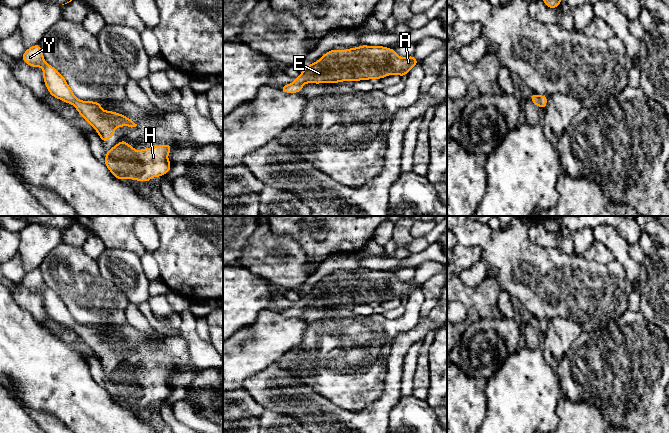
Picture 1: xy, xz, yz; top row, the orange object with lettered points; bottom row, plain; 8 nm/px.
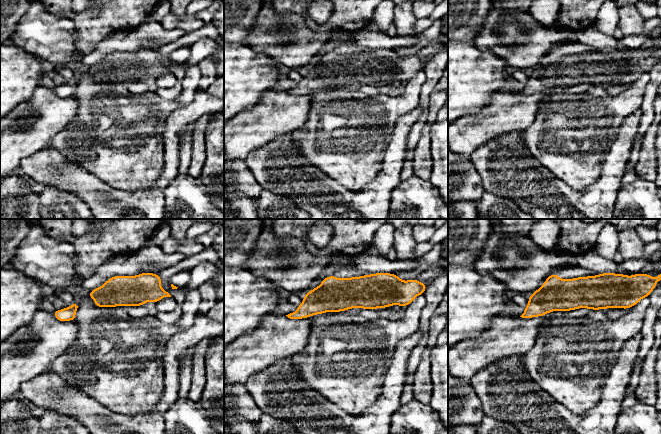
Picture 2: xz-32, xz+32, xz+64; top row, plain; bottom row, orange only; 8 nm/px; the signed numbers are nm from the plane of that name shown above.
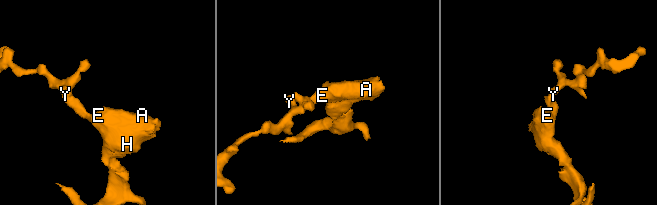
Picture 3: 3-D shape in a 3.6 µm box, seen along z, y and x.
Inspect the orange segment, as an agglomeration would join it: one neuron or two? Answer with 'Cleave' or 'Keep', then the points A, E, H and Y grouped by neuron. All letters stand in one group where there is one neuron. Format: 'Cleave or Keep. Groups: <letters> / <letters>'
Keep. Groups: A E H Y

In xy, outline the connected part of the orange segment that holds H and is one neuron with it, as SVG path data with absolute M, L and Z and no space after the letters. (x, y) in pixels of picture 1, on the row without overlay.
M122 364L107 375L104 388L118 404L132 403L147 407L171 394L168 384L171 372L167 367L136 375L134 370Z

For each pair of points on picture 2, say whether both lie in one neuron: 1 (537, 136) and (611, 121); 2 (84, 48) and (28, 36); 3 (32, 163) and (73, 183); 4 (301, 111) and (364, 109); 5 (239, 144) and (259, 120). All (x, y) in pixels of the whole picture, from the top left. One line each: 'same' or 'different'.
1: same
2: different
3: same
4: different
5: same

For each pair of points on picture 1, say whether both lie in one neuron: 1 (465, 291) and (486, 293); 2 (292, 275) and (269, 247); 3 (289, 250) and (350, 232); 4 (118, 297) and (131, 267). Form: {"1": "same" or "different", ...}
{"1": "same", "2": "same", "3": "different", "4": "different"}

